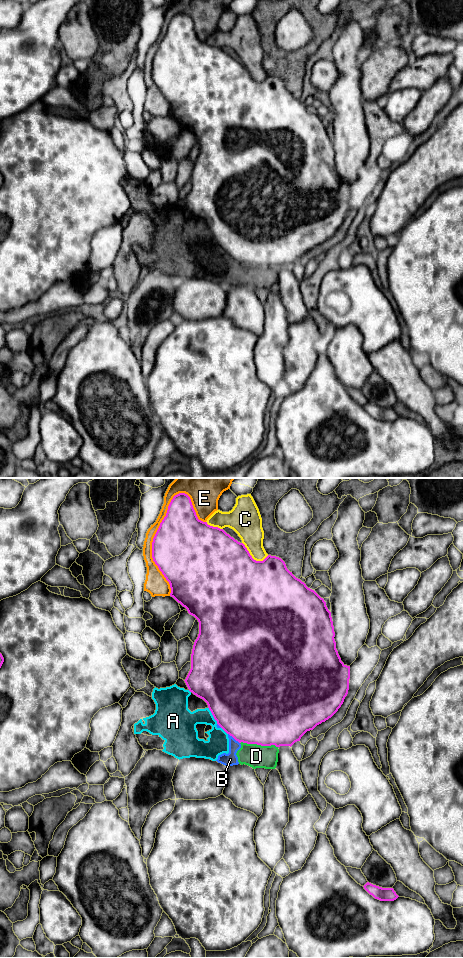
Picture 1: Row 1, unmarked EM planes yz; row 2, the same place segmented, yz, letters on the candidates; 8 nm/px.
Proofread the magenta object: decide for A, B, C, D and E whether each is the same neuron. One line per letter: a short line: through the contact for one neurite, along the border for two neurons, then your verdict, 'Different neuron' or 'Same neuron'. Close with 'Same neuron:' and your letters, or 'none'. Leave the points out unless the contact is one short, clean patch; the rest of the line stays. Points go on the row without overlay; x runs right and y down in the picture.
A: Different neuron
B: Line: yz (228, 253), (239, 263). Different neuron
C: Different neuron
D: Different neuron
E: Different neuron
Same neuron: none

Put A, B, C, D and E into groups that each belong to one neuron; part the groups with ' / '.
A B D / C / E

